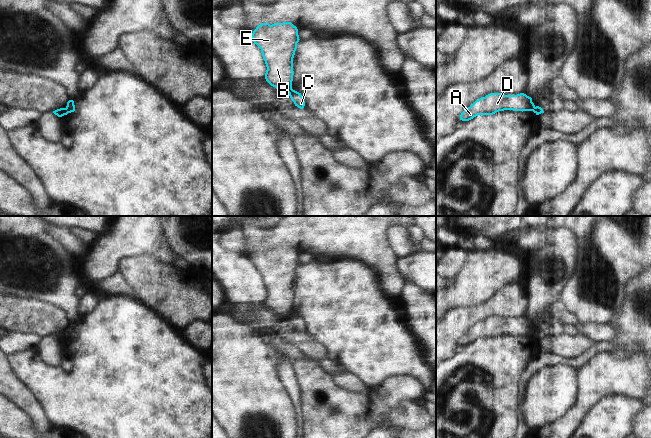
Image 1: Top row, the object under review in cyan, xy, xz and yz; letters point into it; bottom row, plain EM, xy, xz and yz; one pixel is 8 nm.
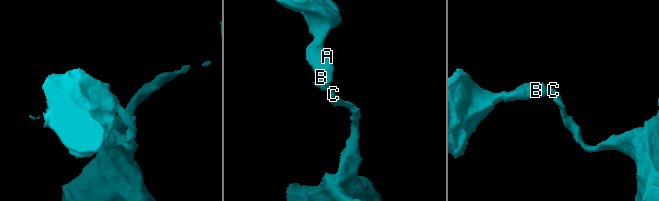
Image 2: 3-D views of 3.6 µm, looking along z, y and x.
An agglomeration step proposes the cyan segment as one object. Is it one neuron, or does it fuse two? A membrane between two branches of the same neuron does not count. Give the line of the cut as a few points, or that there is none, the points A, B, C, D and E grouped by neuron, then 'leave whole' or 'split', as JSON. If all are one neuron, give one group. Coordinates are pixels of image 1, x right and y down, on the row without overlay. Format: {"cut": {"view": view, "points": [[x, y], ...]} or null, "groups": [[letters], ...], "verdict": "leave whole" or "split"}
{"cut": {"view": "xy", "points": [[64, 332], [66, 338]]}, "groups": [["A", "B", "D", "E"], ["C"]], "verdict": "split"}

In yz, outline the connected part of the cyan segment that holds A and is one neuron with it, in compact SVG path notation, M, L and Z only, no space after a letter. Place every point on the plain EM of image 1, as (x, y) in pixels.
M490 317L466 332L461 337L460 344L469 345L478 339L493 339L504 334L533 335L536 337L536 331L532 326L532 322L524 317L517 319Z

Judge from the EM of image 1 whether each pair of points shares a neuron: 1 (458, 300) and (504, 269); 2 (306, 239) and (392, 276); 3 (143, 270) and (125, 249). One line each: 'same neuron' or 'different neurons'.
1: same neuron
2: same neuron
3: different neurons

